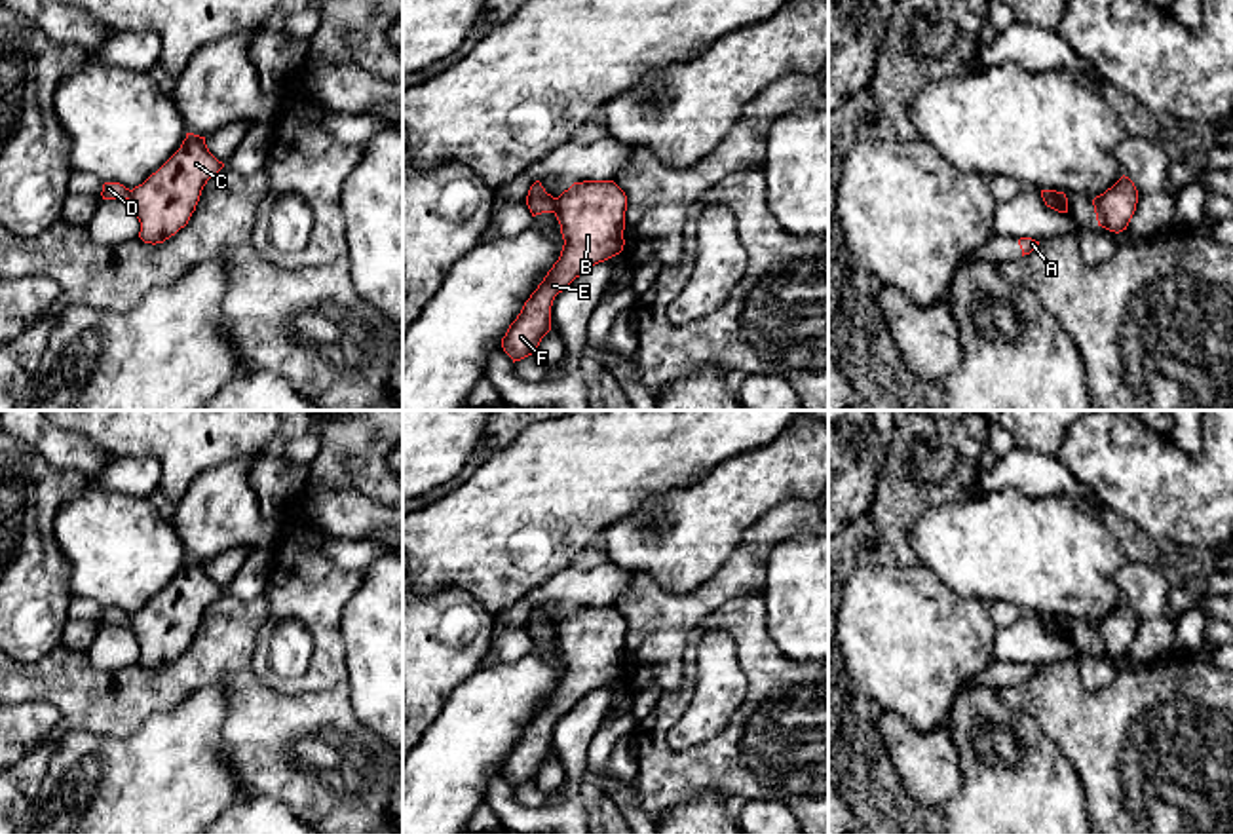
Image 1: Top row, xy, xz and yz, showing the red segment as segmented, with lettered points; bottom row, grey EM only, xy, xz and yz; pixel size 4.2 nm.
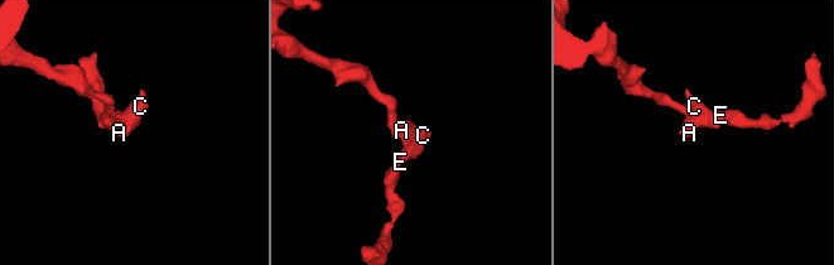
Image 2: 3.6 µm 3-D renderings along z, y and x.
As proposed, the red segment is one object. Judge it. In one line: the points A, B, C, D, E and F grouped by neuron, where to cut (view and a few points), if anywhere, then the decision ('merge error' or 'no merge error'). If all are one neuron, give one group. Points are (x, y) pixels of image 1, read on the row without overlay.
groups A B C E F / D; cut xz (553, 624), (555, 637); merge error

